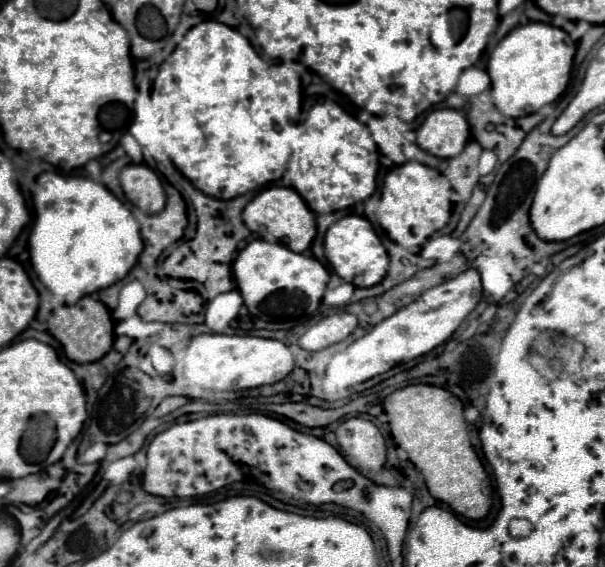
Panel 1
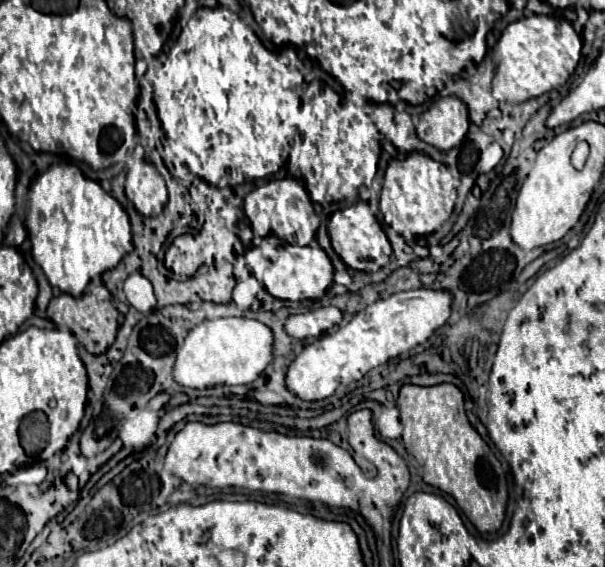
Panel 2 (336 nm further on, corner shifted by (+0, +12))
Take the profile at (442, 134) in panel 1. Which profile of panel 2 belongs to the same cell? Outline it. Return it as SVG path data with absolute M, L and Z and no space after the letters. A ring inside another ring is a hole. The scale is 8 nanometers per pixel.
M455 96L437 100L429 110L425 110L419 116L417 124L419 138L443 152L461 144L467 130L469 130L467 106Z

